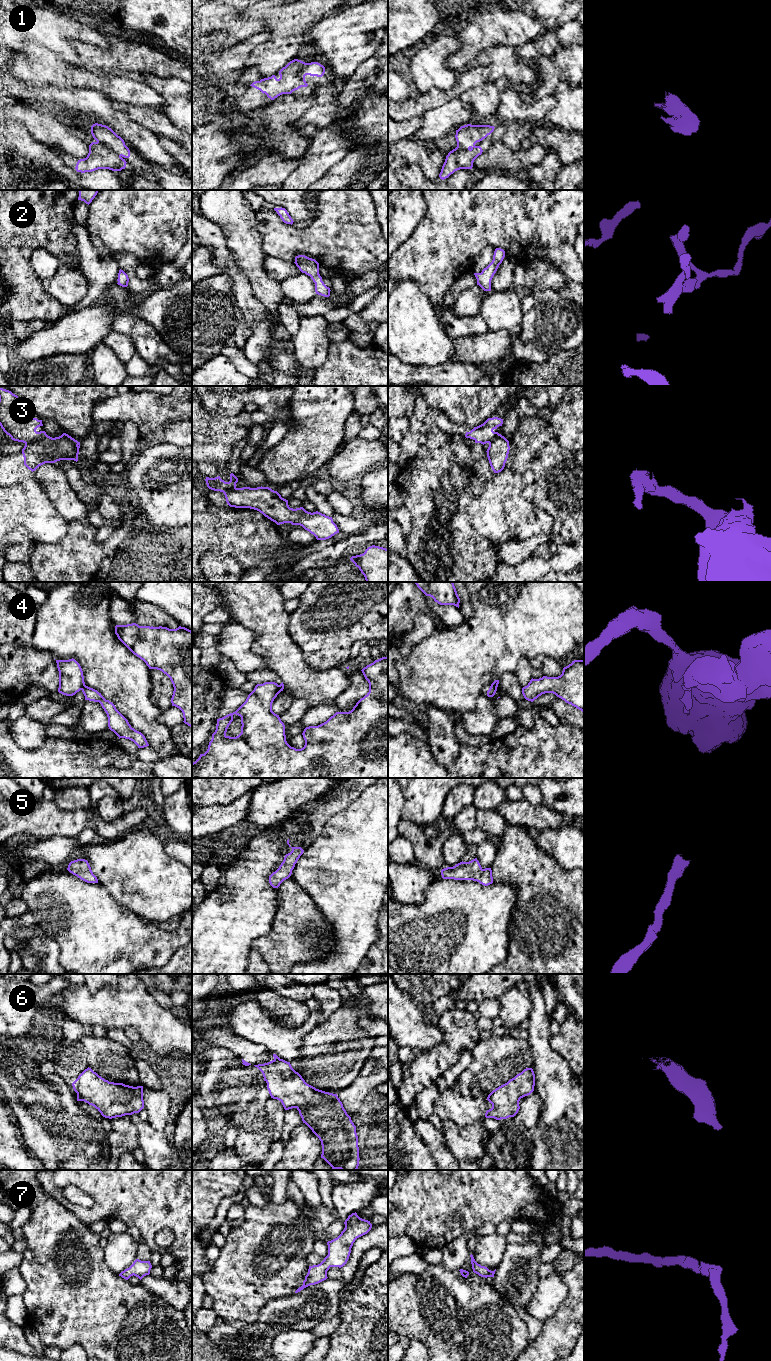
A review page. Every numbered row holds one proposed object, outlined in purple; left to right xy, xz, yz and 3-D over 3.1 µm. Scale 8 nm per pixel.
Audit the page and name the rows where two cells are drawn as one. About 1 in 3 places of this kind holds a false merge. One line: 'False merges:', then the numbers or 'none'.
False merges: 1, 3, 4

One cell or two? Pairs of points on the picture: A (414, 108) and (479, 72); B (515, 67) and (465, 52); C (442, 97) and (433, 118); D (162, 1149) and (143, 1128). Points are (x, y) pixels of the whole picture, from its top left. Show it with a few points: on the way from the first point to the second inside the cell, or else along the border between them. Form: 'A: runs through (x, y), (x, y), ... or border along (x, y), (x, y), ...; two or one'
A: runs through (430, 100), (452, 93), (463, 83); one
B: border along (498, 45), (486, 47), (475, 60); two
C: border along (459, 96), (453, 97), (445, 103), (430, 109); two
D: runs through (157, 1144), (146, 1133); one

